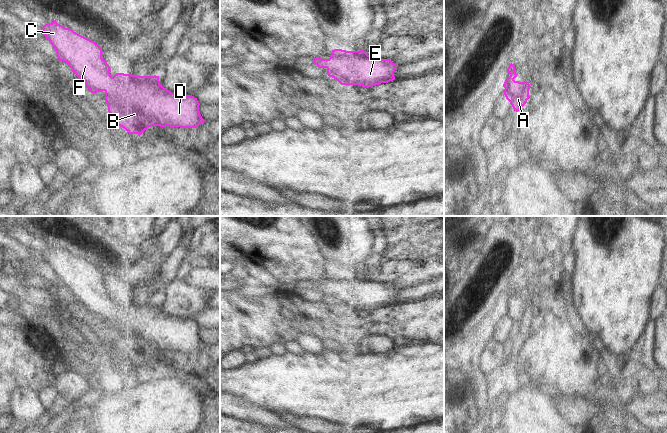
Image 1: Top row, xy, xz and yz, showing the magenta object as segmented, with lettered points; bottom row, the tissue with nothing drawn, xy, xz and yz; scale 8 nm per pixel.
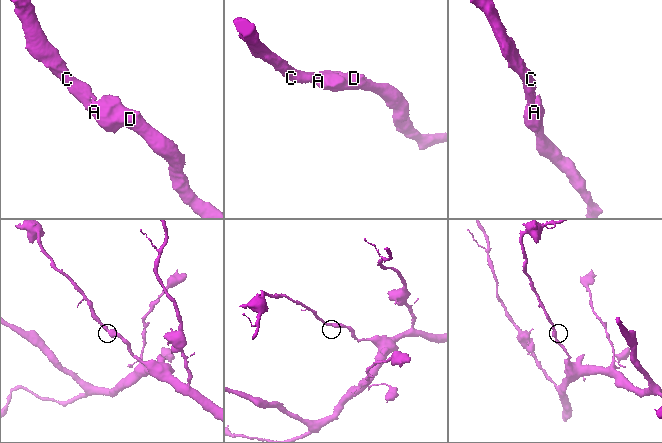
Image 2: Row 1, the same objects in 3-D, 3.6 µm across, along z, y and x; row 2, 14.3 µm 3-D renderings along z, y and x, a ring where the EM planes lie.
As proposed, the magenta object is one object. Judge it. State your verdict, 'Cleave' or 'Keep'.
Keep

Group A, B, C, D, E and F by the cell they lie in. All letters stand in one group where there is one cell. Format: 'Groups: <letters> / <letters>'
Groups: A B C D E F

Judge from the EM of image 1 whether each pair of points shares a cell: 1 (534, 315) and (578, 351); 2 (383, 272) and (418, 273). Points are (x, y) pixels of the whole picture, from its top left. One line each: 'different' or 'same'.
1: same
2: same

